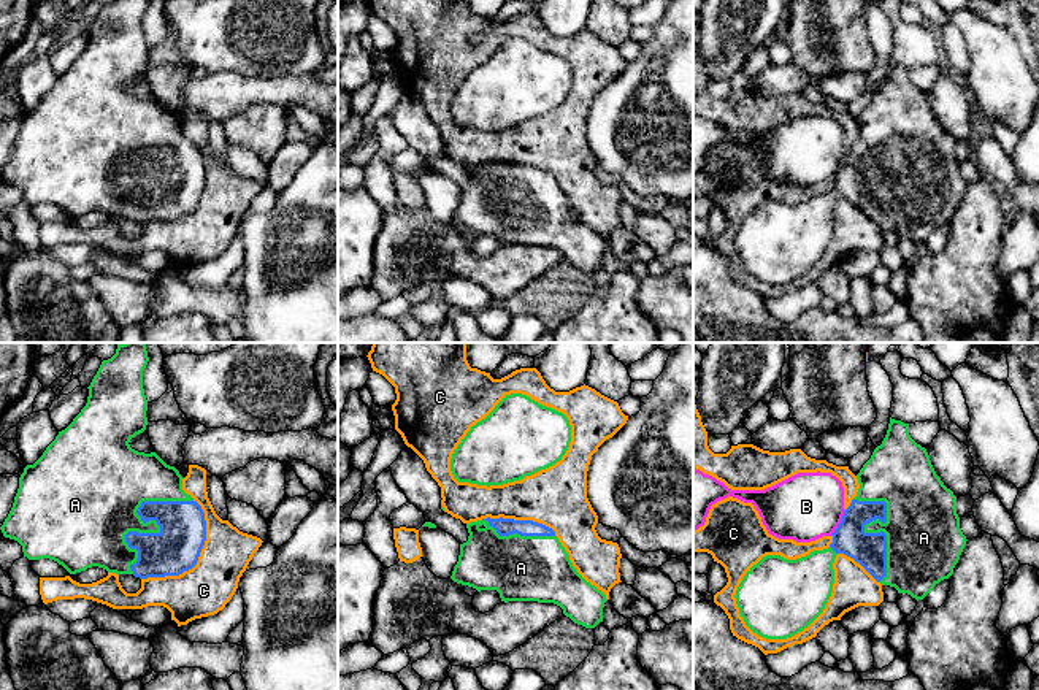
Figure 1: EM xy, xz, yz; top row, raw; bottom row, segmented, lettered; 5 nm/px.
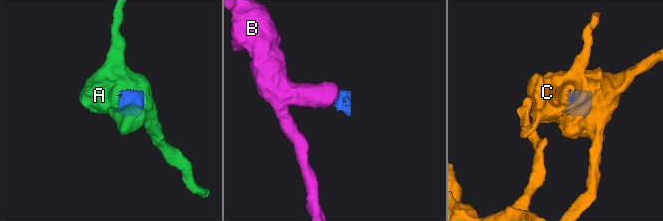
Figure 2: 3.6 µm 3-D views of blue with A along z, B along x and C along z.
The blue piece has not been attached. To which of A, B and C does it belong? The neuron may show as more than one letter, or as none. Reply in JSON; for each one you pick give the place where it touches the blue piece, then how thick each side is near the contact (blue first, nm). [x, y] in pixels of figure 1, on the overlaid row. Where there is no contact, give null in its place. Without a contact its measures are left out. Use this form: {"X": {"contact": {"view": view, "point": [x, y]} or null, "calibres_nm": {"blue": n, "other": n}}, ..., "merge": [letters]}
{"A": {"contact": {"view": "xy", "point": [157, 524]}, "calibres_nm": {"blue": 240, "other": 280}}, "merge": ["A"]}

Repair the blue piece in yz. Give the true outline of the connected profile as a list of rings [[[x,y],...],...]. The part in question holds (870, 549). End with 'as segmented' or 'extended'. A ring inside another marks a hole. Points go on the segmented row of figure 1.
[[[890,417],[882,444],[874,449],[857,479],[860,484],[858,493],[845,509],[828,549],[814,550],[796,560],[766,555],[742,577],[734,595],[736,604],[746,625],[758,636],[766,639],[792,638],[823,612],[833,592],[833,563],[838,554],[853,558],[882,585],[895,587],[898,593],[907,593],[917,601],[923,600],[936,584],[953,574],[968,541],[960,528],[957,496],[936,474],[926,449],[911,438],[909,424]]] | extended

